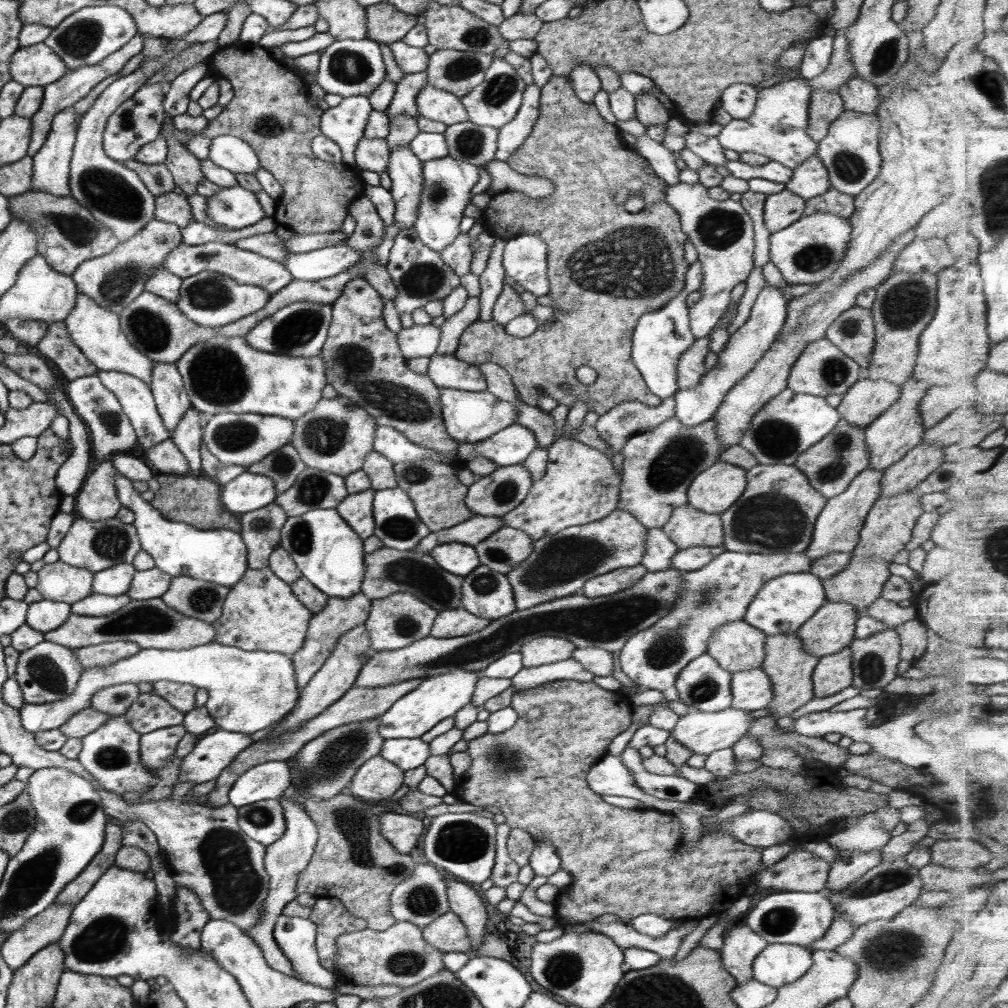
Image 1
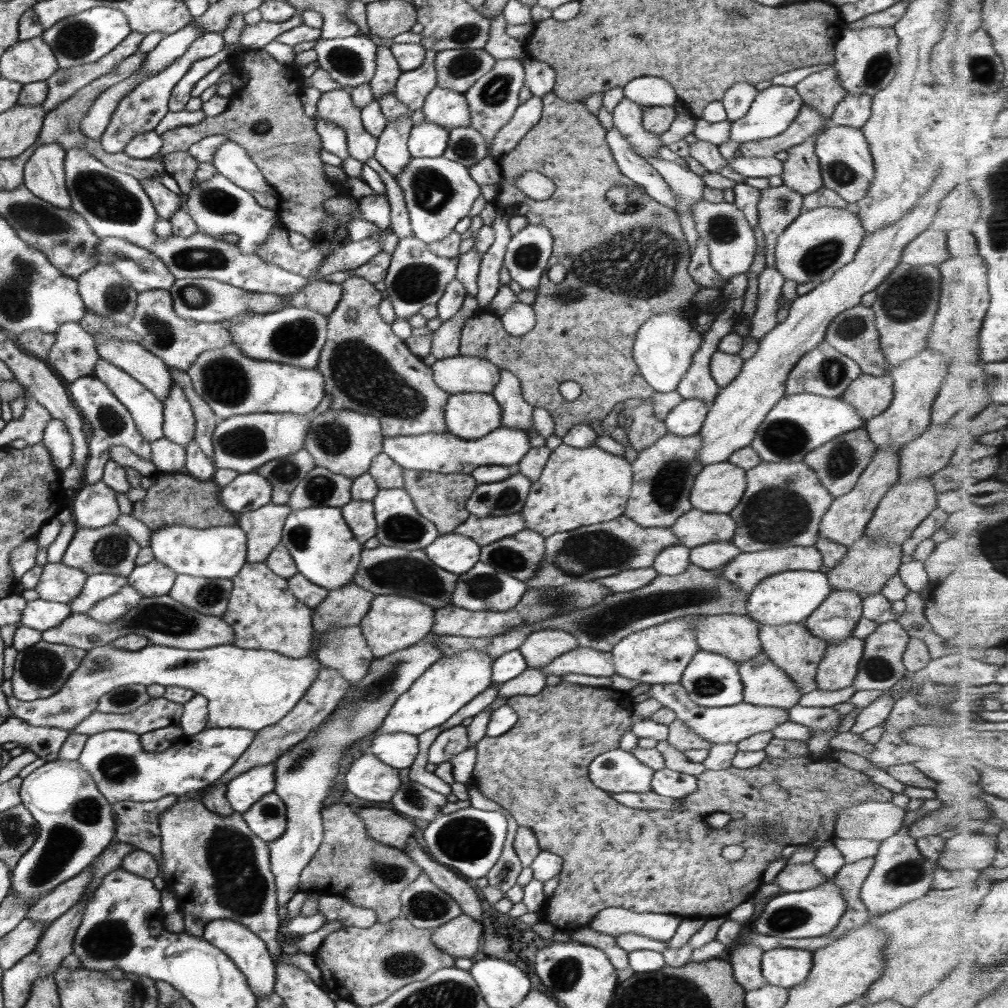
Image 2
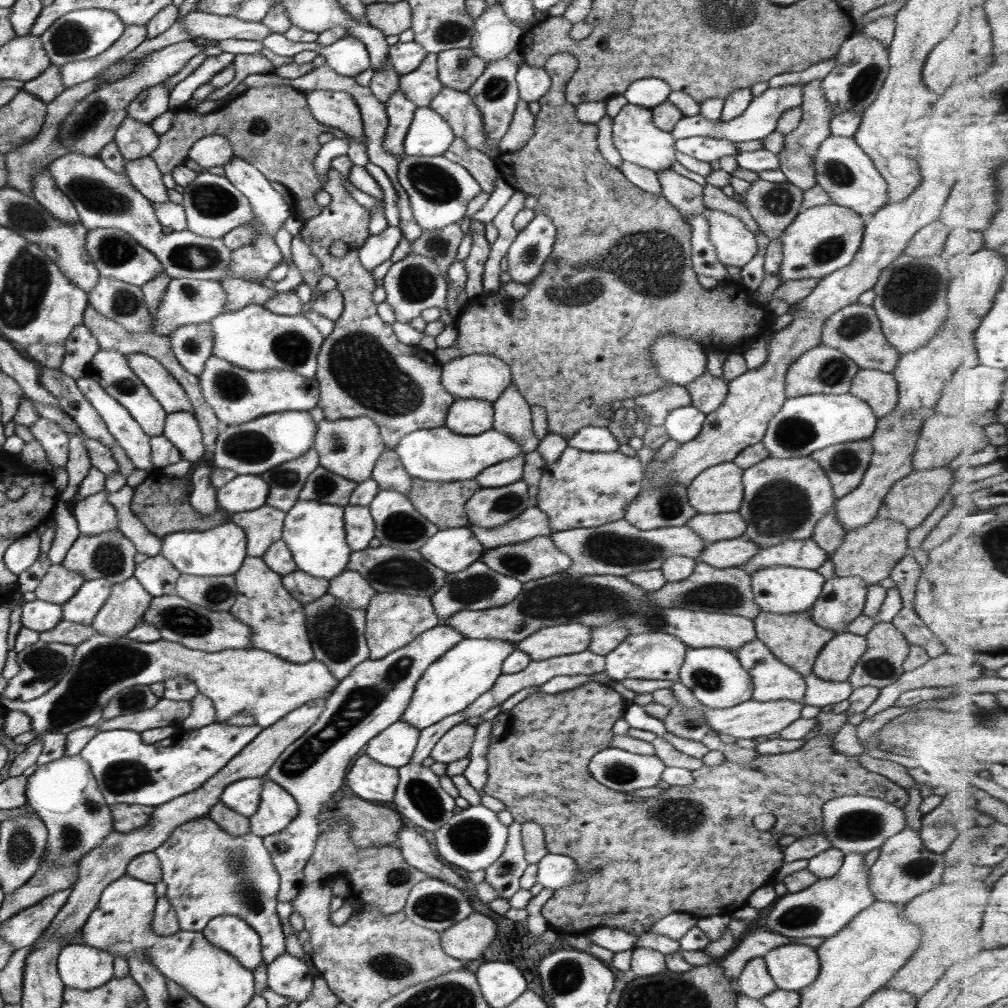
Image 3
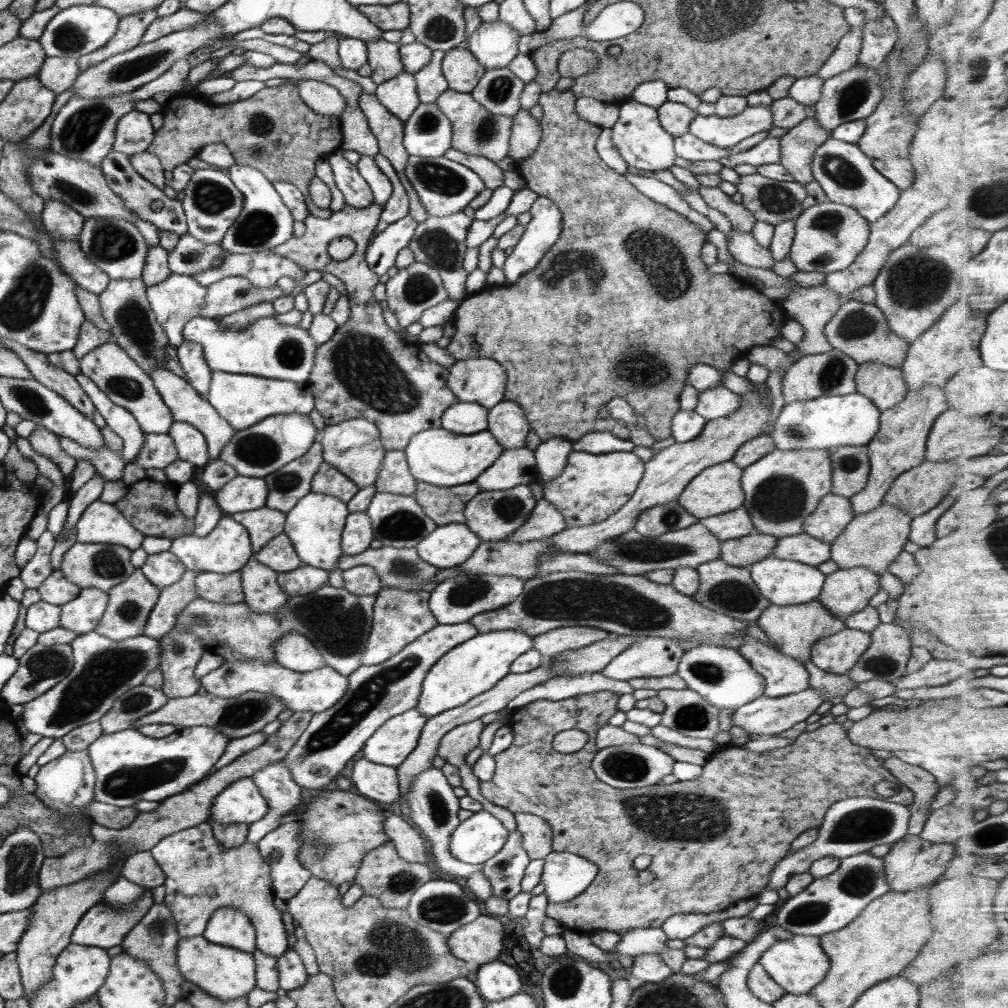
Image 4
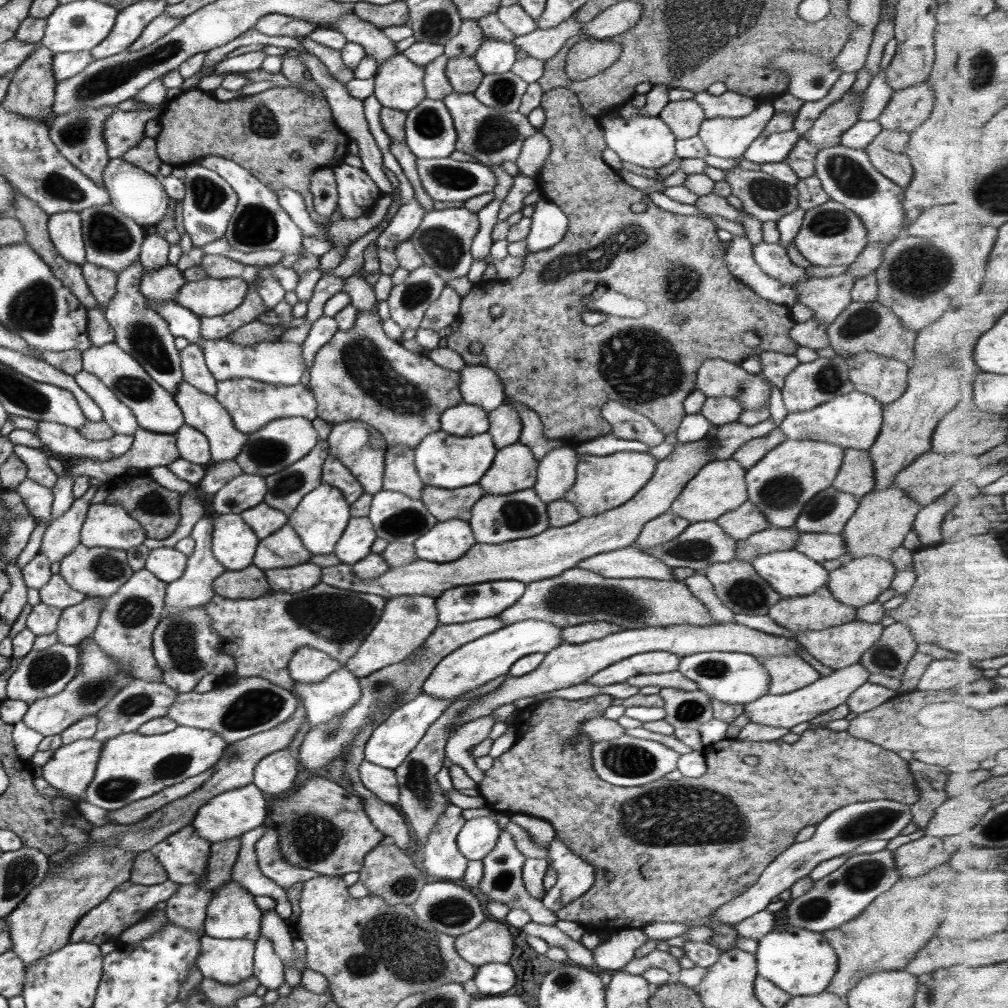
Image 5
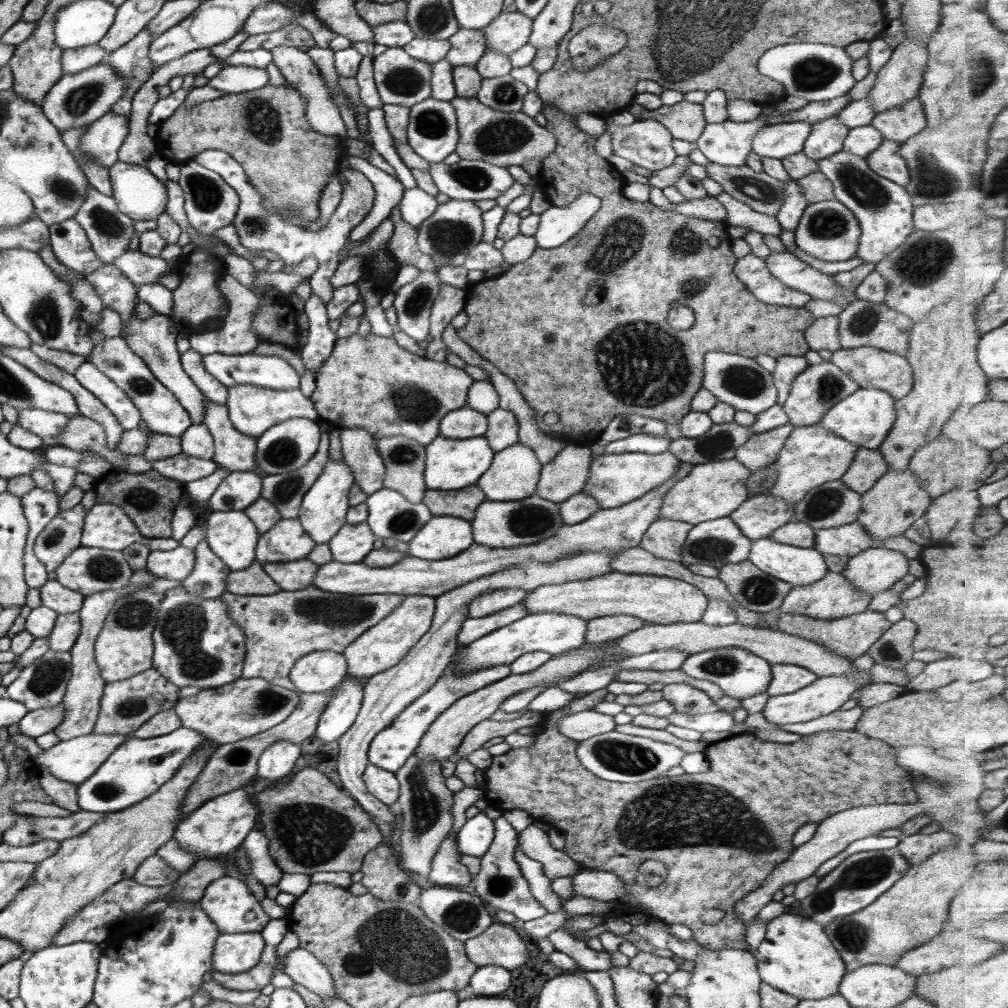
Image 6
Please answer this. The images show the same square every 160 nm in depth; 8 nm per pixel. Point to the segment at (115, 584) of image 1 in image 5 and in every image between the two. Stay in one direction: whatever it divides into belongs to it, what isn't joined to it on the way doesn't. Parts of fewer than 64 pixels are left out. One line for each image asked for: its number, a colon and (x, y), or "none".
2: (99, 586)
3: (82, 608)
4: (81, 615)
5: (76, 623)

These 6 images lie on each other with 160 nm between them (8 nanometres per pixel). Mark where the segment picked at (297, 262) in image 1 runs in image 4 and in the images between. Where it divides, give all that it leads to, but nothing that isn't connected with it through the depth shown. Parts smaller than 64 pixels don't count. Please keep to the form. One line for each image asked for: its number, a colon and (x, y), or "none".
2: (356, 253)
3: (378, 248)
4: (381, 255)

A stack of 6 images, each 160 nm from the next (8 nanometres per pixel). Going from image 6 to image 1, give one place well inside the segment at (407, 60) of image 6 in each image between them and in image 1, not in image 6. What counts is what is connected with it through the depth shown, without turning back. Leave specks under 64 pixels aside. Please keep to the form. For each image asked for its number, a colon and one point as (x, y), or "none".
1: (405, 169)
2: (392, 152)
3: (400, 110)
4: (399, 95)
5: (399, 85)

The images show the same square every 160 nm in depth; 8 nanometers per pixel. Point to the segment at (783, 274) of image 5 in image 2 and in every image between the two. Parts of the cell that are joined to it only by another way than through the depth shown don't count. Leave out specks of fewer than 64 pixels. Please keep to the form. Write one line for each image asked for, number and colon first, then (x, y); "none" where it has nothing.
2: (722, 226)
3: (735, 245)
4: (742, 246)

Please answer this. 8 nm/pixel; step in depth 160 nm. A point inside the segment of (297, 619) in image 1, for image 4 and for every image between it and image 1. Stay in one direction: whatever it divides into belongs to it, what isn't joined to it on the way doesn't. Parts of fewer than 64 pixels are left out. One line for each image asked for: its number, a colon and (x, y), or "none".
2: (264, 614)
3: (277, 619)
4: (262, 593)

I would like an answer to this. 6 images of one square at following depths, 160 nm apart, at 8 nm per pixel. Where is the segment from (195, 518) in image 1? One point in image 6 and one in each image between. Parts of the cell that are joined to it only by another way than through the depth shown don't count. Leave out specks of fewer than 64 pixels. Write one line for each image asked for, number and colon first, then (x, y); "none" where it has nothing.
2: (173, 499)
3: (162, 504)
4: (151, 507)
5: (156, 508)
6: (149, 499)

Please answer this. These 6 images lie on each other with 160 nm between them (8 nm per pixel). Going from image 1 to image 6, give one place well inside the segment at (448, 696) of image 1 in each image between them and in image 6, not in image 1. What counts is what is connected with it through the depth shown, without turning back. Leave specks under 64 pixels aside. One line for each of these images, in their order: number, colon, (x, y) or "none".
2: (443, 689)
3: (461, 675)
4: (475, 666)
5: (479, 661)
6: (549, 632)

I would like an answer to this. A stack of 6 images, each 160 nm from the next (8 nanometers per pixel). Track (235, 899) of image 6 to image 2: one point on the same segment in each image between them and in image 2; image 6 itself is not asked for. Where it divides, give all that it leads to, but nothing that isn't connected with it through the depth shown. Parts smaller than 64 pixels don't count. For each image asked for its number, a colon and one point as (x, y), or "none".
2: (249, 952)
3: (230, 933)
4: (228, 926)
5: (232, 914)

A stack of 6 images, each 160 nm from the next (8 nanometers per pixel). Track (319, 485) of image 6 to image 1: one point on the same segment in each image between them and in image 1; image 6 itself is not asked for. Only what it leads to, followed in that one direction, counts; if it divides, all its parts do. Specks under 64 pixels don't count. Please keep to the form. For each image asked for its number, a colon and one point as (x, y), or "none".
1: (328, 553)
2: (324, 550)
3: (314, 533)
4: (314, 525)
5: (320, 519)

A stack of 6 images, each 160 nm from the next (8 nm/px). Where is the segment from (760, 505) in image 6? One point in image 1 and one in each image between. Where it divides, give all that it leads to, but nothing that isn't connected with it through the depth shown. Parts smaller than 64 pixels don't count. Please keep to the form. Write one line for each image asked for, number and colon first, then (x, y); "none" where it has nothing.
1: (687, 527)
2: (695, 527)
3: (728, 525)
4: (731, 525)
5: (746, 520)

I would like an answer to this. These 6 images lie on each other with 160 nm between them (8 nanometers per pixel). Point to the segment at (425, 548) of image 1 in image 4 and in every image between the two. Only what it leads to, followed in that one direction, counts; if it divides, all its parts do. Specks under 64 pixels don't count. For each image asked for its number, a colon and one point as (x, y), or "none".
2: (483, 530)
3: (533, 522)
4: (545, 520)

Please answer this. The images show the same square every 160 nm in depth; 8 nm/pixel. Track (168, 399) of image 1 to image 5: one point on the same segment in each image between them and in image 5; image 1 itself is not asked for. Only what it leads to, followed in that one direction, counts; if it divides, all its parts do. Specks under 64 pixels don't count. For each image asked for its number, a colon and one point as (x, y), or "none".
2: (178, 420)
3: (181, 428)
4: (191, 445)
5: (194, 446)

